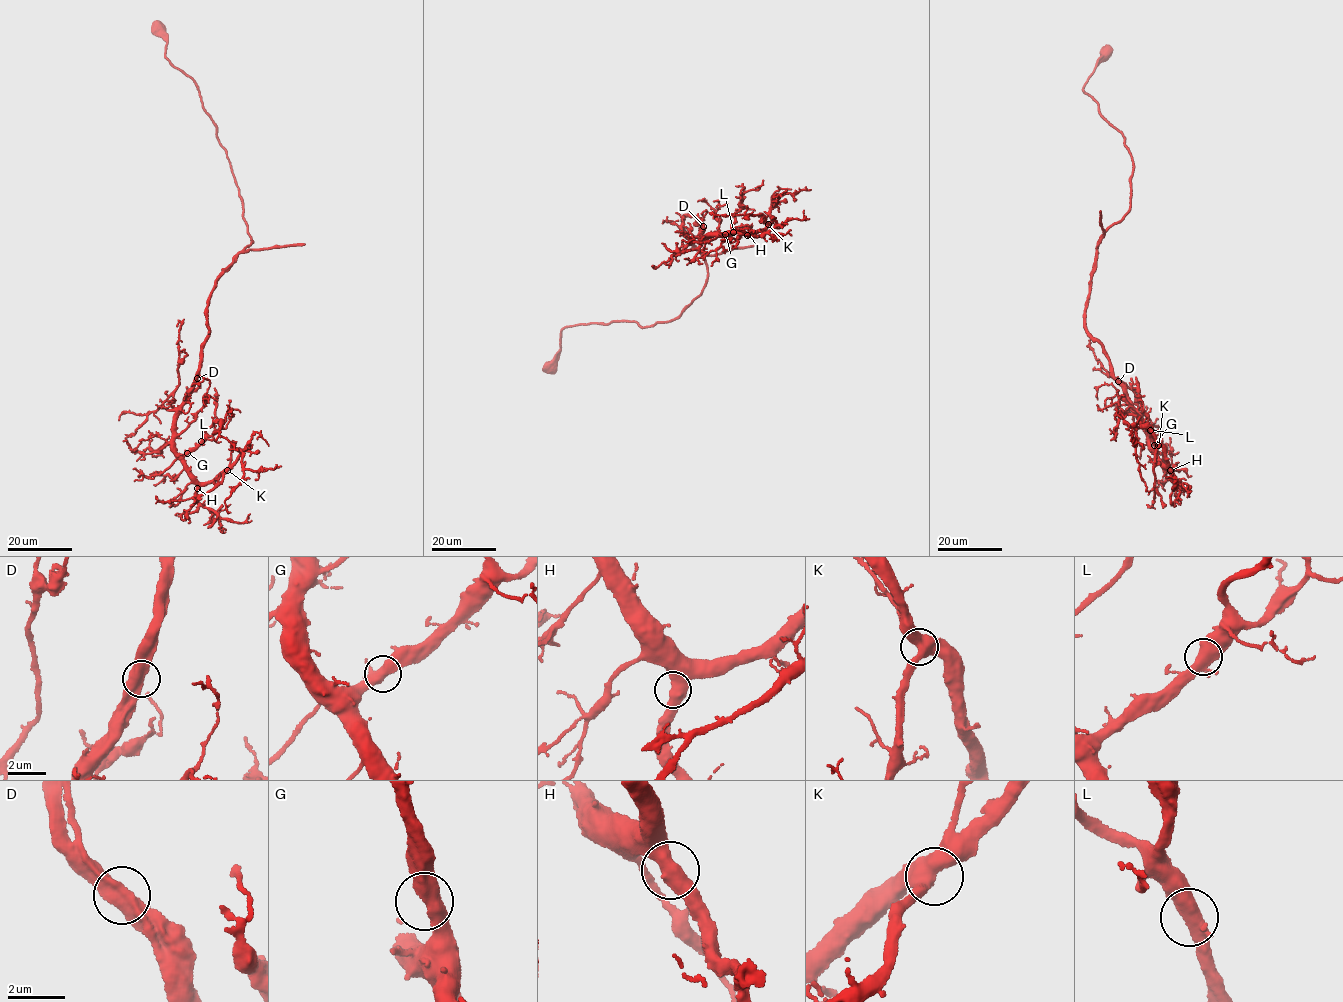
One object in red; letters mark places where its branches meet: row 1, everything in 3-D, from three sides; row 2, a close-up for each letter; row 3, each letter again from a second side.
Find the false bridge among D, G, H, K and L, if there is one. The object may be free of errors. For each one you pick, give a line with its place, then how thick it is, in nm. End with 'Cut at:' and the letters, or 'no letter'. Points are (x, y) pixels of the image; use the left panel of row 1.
Cut at: no letter

